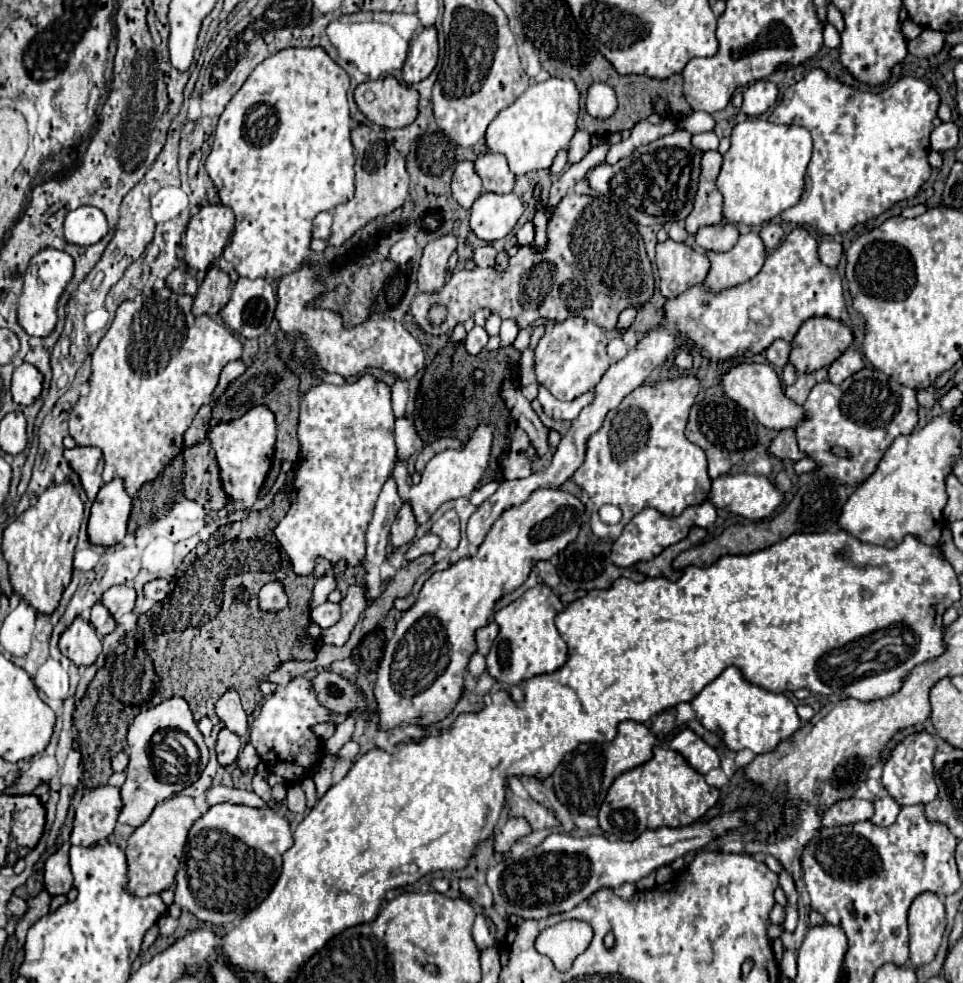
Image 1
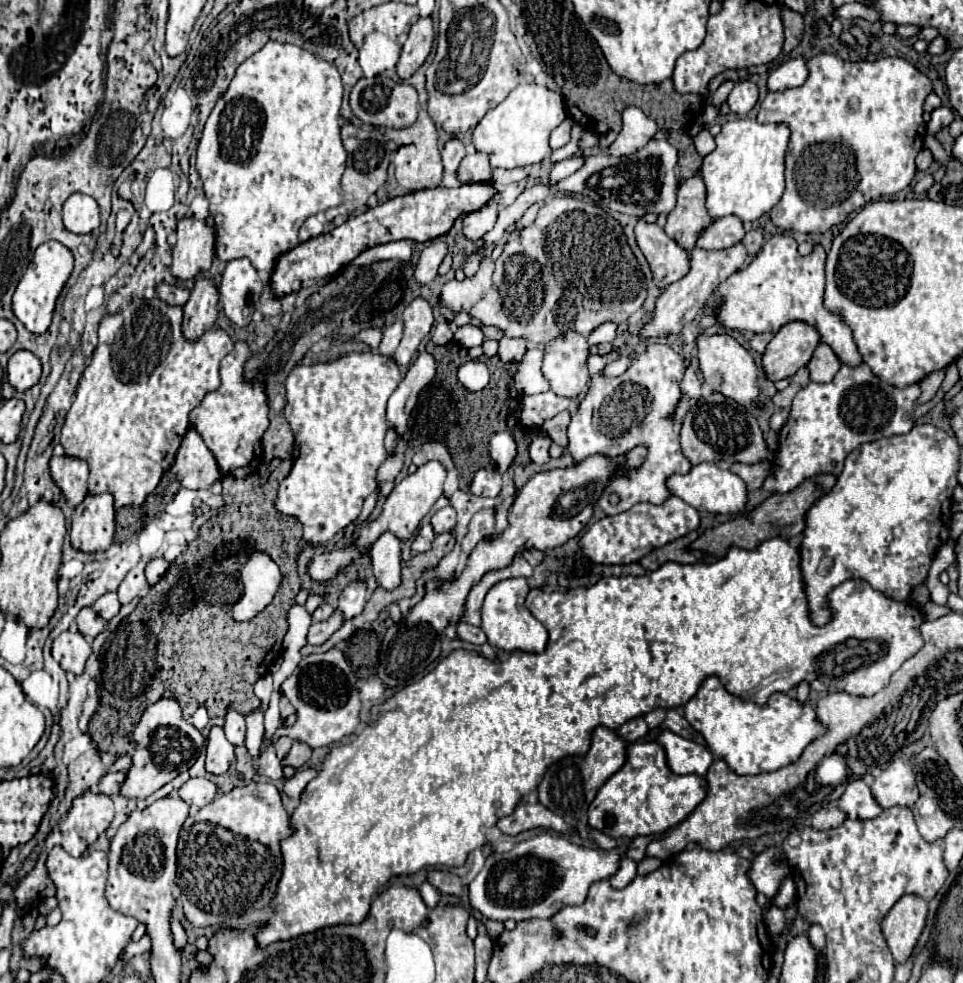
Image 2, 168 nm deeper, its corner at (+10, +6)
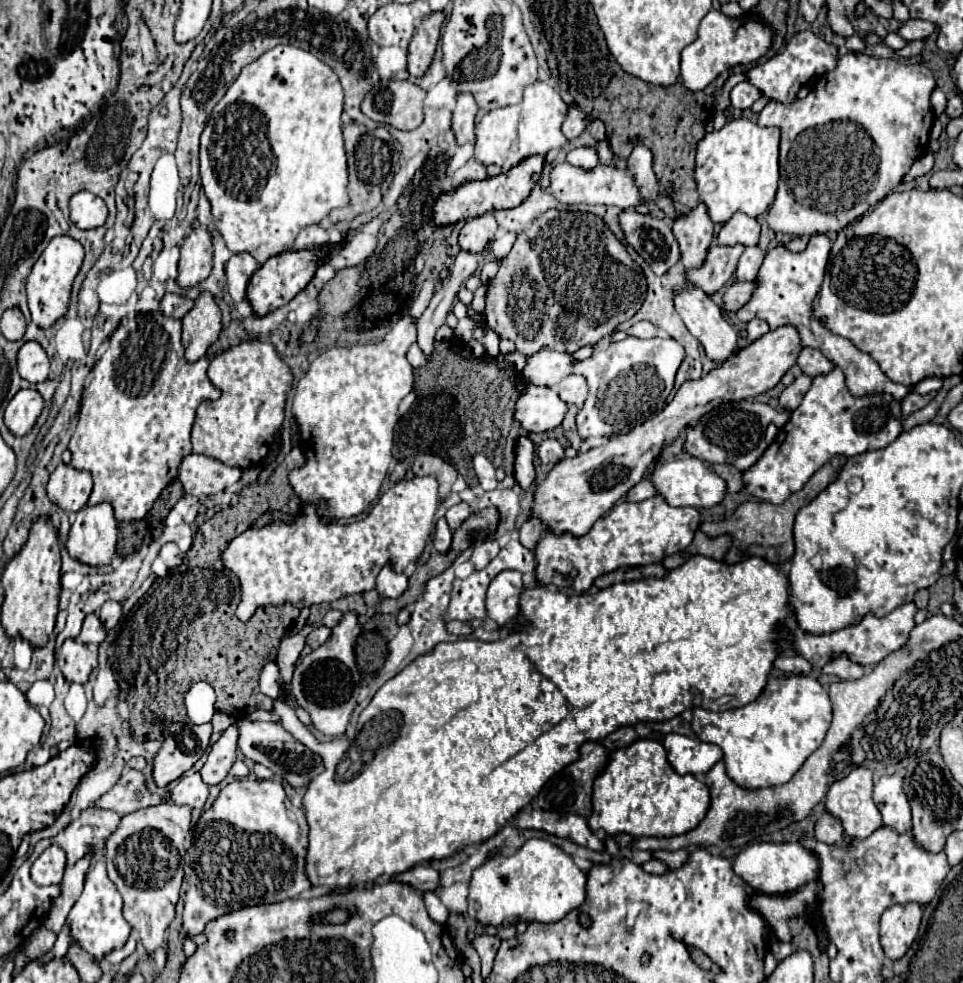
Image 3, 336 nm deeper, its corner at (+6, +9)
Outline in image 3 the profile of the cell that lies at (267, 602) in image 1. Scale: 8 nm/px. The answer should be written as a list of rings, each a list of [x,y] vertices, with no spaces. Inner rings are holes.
[[[414,477],[410,481],[398,481],[394,487],[390,487],[362,521],[338,525],[332,519],[318,515],[312,503],[302,503],[294,523],[272,519],[268,525],[260,529],[244,531],[242,535],[234,537],[222,551],[224,567],[230,569],[240,579],[242,587],[242,601],[236,609],[236,617],[240,621],[248,621],[254,615],[254,611],[262,605],[278,607],[290,603],[298,609],[304,609],[374,589],[376,577],[384,565],[390,565],[396,573],[402,573],[410,561],[418,561],[430,537],[436,507],[438,507],[438,481],[434,477]]]

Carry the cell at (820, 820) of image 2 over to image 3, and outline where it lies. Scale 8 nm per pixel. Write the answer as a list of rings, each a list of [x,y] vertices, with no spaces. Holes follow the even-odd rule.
[[[822,813],[822,817],[816,823],[816,839],[826,845],[842,845],[842,825],[832,815]]]

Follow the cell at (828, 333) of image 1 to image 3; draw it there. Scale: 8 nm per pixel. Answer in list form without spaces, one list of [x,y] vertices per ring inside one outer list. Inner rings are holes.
[[[790,325],[768,331],[760,339],[752,341],[744,349],[736,349],[724,363],[714,367],[708,375],[682,383],[674,399],[652,419],[636,425],[624,435],[612,437],[600,447],[586,453],[578,453],[574,459],[560,461],[548,477],[538,483],[534,493],[534,505],[530,515],[538,517],[552,531],[568,531],[572,535],[586,535],[596,519],[614,507],[636,483],[642,481],[648,467],[656,461],[666,445],[670,445],[678,433],[686,427],[696,427],[698,421],[722,403],[742,401],[756,397],[776,387],[782,375],[796,363],[800,351],[798,331]]]

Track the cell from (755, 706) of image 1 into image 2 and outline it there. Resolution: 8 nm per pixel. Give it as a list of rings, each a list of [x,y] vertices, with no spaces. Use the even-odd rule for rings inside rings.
[[[708,676],[702,686],[698,688],[698,692],[690,698],[690,702],[684,706],[686,712],[686,720],[704,736],[708,748],[712,750],[712,754],[716,754],[718,758],[726,760],[726,764],[736,772],[736,774],[760,774],[760,772],[772,772],[778,770],[782,766],[788,766],[790,762],[798,760],[802,750],[818,736],[824,734],[824,726],[816,720],[814,708],[806,702],[804,706],[798,704],[794,698],[790,698],[788,694],[776,692],[768,698],[768,702],[764,706],[750,702],[750,700],[742,700],[734,694],[730,694],[724,684],[720,682],[718,676]]]

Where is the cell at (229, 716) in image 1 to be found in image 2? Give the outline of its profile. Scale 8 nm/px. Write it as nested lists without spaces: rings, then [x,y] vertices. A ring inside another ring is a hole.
[[[226,708],[224,732],[226,732],[226,738],[228,738],[234,746],[242,746],[242,744],[244,744],[244,734],[246,734],[244,716],[238,714],[234,708]]]

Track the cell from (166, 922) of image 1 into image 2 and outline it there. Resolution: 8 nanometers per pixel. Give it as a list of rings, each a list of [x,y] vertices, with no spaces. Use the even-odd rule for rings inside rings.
[[[145,934],[139,941],[134,942],[130,941],[128,946],[124,948],[120,958],[127,962],[132,956],[142,954],[146,951],[149,951],[151,948],[151,939],[150,937]]]

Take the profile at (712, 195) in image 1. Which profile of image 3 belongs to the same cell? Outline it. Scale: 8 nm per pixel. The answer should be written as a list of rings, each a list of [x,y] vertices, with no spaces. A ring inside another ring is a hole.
[[[700,203],[688,215],[680,215],[672,221],[672,231],[680,245],[682,265],[686,269],[702,267],[714,239],[714,223],[706,213],[706,205]]]

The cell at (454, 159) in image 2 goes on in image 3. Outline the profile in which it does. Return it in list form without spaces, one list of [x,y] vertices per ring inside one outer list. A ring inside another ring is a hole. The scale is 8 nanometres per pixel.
[[[460,93],[456,109],[454,109],[454,117],[452,117],[452,129],[454,129],[456,141],[460,145],[468,143],[468,141],[474,141],[476,111],[478,111],[478,105],[476,105],[472,93]]]

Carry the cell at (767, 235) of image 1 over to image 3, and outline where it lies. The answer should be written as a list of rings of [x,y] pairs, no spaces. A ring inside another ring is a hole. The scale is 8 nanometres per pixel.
[[[758,245],[746,247],[746,251],[740,257],[740,263],[738,263],[734,279],[736,281],[754,281],[764,257],[766,257],[766,251],[762,251]]]

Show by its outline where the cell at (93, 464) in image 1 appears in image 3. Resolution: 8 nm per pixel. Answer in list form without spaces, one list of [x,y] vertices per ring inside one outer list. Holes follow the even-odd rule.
[[[58,465],[48,481],[48,497],[66,513],[82,509],[90,497],[92,479],[86,471],[78,471],[72,465]]]

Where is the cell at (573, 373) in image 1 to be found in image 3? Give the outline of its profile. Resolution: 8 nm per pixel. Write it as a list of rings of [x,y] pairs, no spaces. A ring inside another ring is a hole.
[[[568,375],[558,383],[558,395],[566,405],[576,405],[582,407],[588,395],[586,379],[582,375]]]

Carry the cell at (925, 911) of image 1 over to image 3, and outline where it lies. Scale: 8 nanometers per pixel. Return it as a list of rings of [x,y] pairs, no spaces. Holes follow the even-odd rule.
[[[920,903],[892,905],[882,913],[880,919],[880,943],[888,959],[896,961],[904,957],[916,939],[924,907]]]

